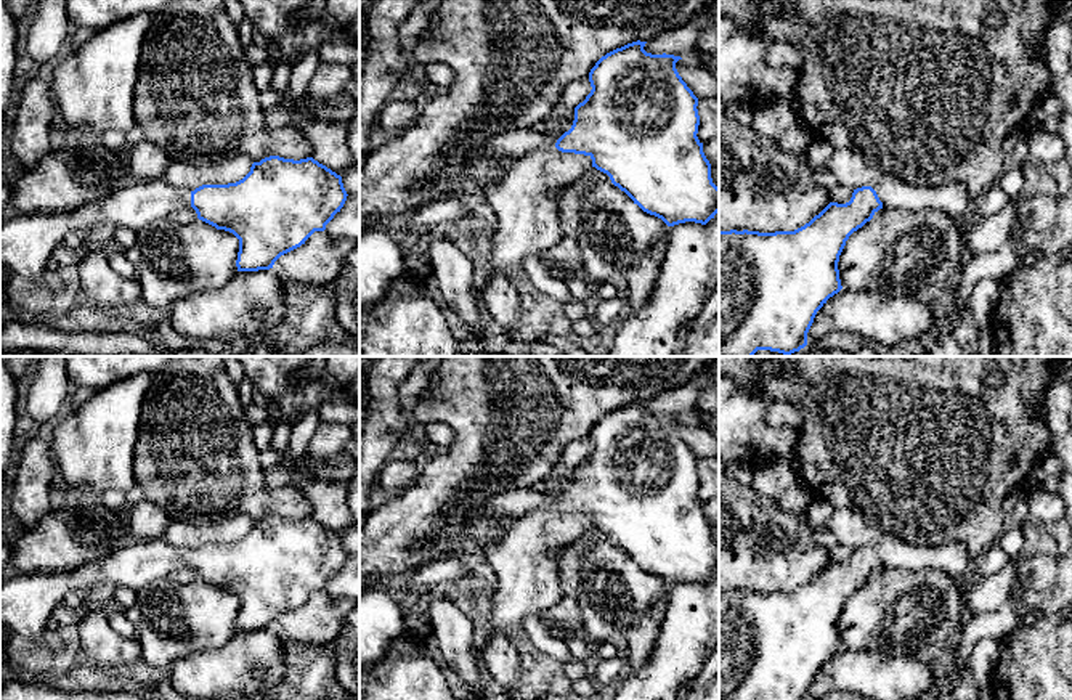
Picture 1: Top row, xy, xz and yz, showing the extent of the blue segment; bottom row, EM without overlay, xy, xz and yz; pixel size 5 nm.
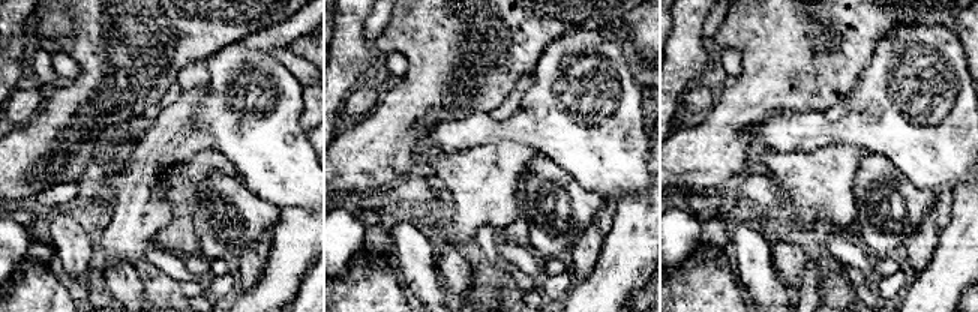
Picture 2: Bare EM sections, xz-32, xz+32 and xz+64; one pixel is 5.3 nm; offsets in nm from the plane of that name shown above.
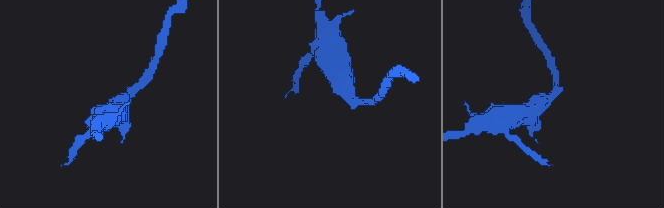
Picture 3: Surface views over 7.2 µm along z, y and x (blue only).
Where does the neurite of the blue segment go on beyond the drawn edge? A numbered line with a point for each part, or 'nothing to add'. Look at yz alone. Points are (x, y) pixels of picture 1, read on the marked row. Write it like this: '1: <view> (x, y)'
nothing to add

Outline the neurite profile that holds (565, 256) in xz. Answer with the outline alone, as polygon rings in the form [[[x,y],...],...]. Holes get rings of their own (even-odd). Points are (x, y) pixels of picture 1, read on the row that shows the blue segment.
[[[591,167],[560,193],[558,218],[562,225],[562,239],[554,247],[542,252],[547,268],[583,273],[584,263],[578,246],[578,236],[583,225],[584,199],[589,188],[600,180],[611,181],[607,173]]]

